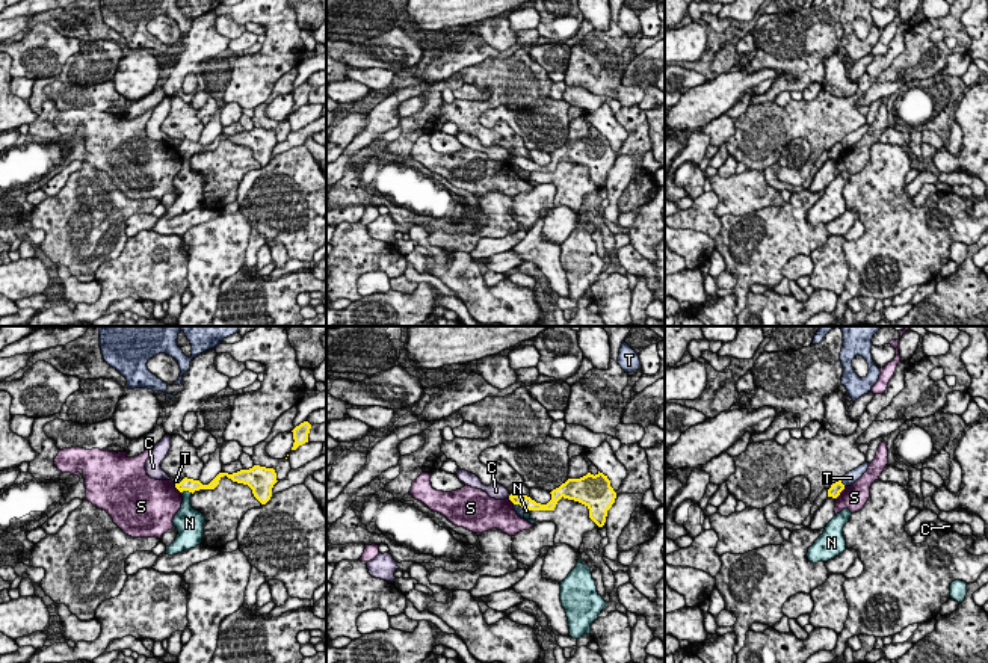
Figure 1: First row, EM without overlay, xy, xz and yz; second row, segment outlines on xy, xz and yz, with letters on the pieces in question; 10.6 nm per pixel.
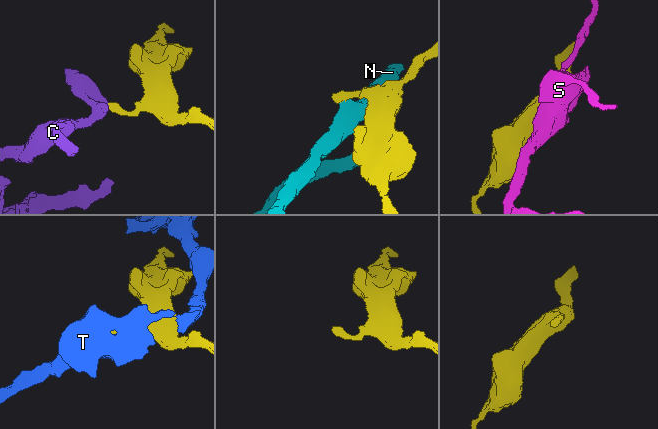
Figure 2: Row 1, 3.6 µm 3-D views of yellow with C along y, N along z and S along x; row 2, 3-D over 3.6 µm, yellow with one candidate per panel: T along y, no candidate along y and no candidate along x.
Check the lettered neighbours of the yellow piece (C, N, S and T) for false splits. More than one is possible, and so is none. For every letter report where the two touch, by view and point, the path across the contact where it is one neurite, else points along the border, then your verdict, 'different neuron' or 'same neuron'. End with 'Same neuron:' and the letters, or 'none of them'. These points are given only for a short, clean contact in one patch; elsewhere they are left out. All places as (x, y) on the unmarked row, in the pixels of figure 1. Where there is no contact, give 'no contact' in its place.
C: meets yellow in xz at (509, 157); border along xz (511, 156), (508, 159); different neuron
N: meets yellow in xy at (188, 151); different neuron
S: meets yellow in yz at (839, 156); different neuron
T: meets yellow in yz at (842, 145); border along yz (840, 142), (845, 148); different neuron
Same neuron: none of them

